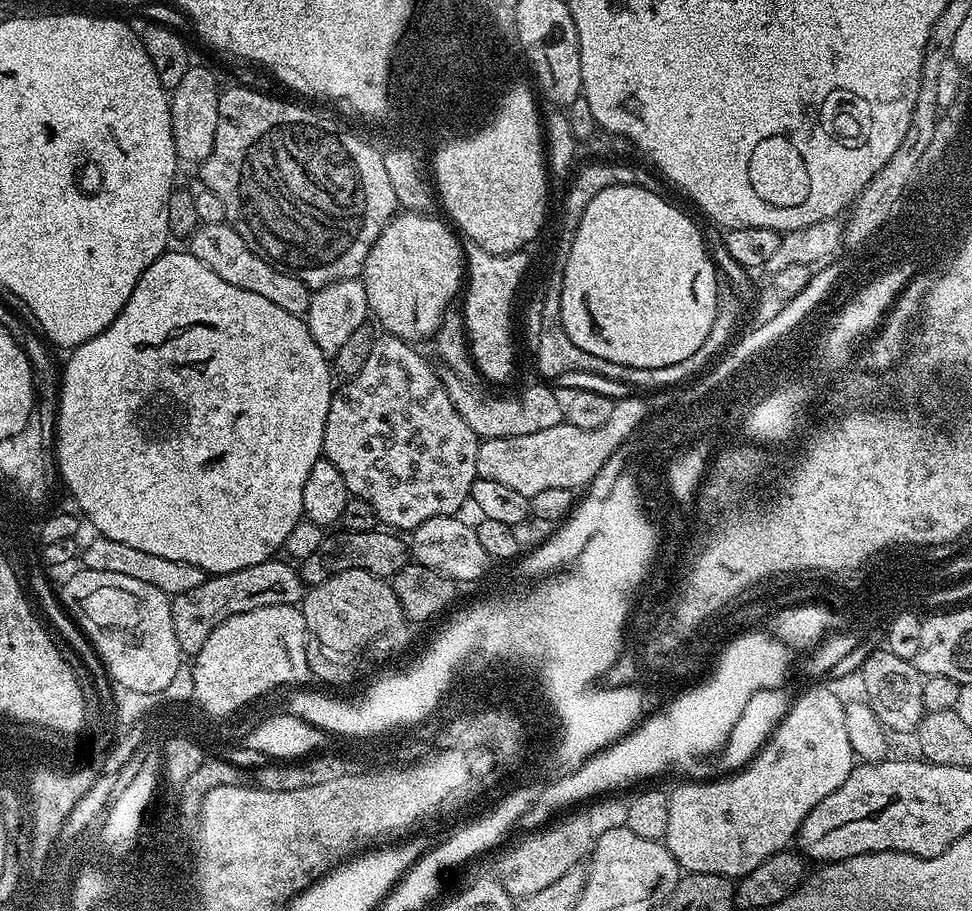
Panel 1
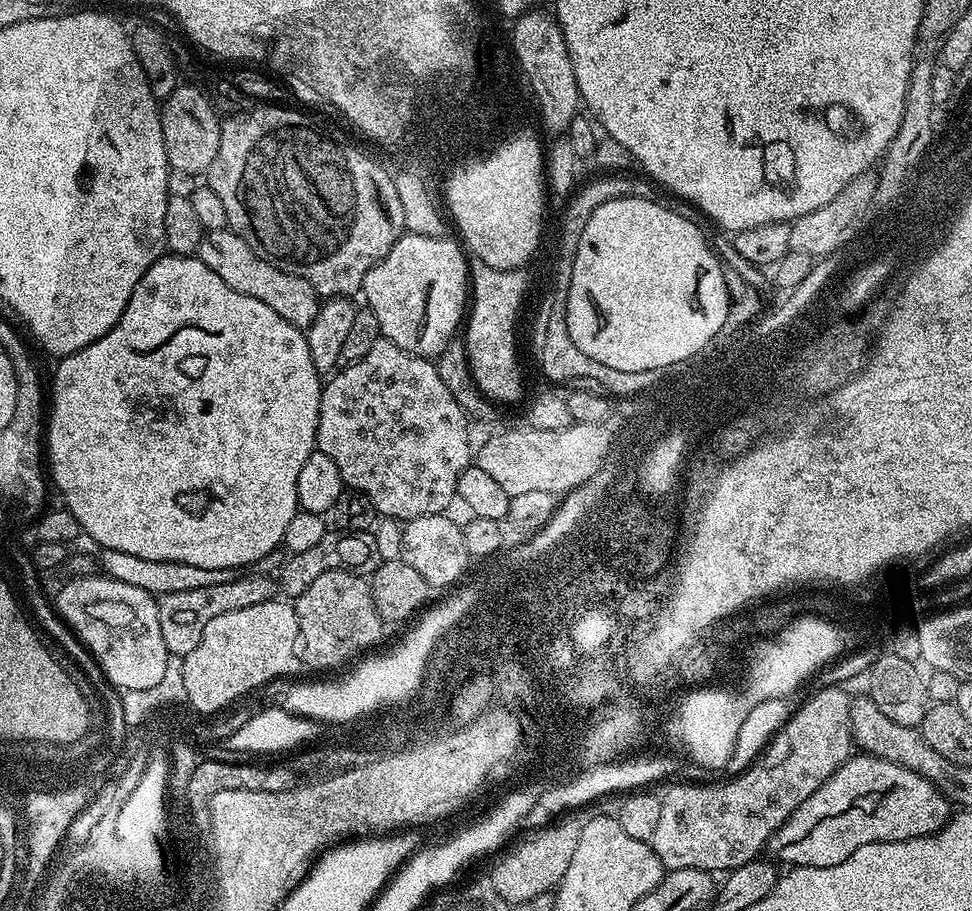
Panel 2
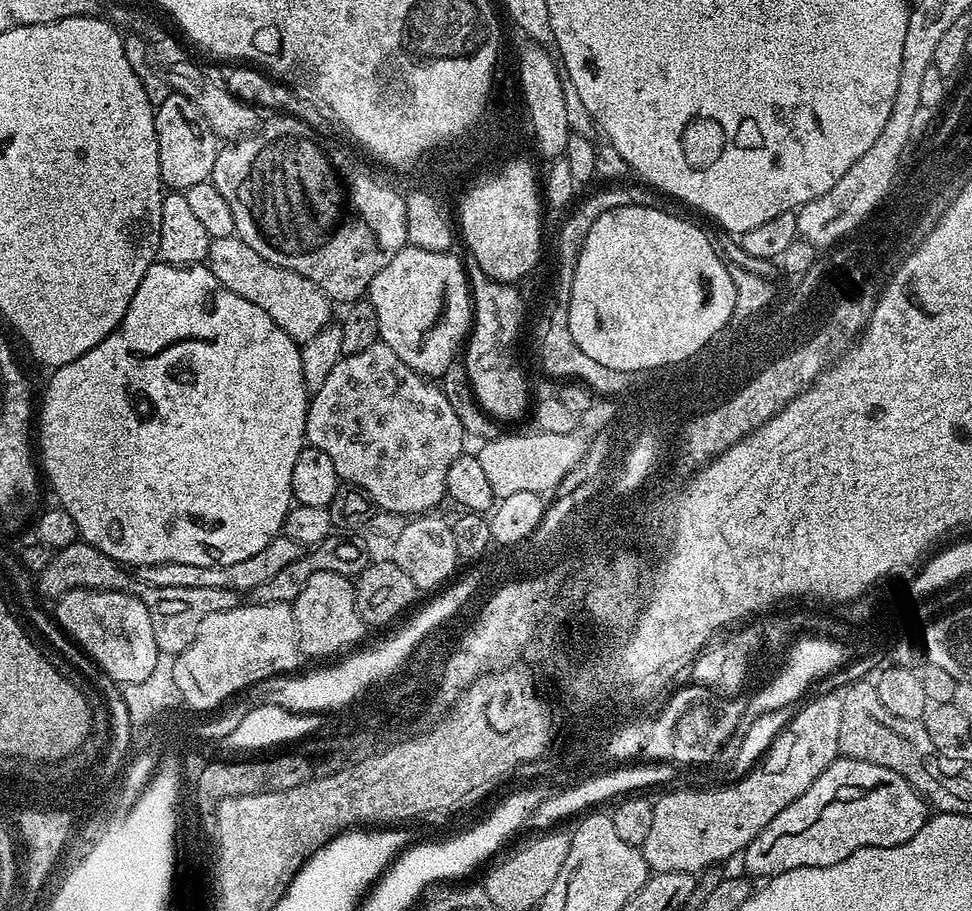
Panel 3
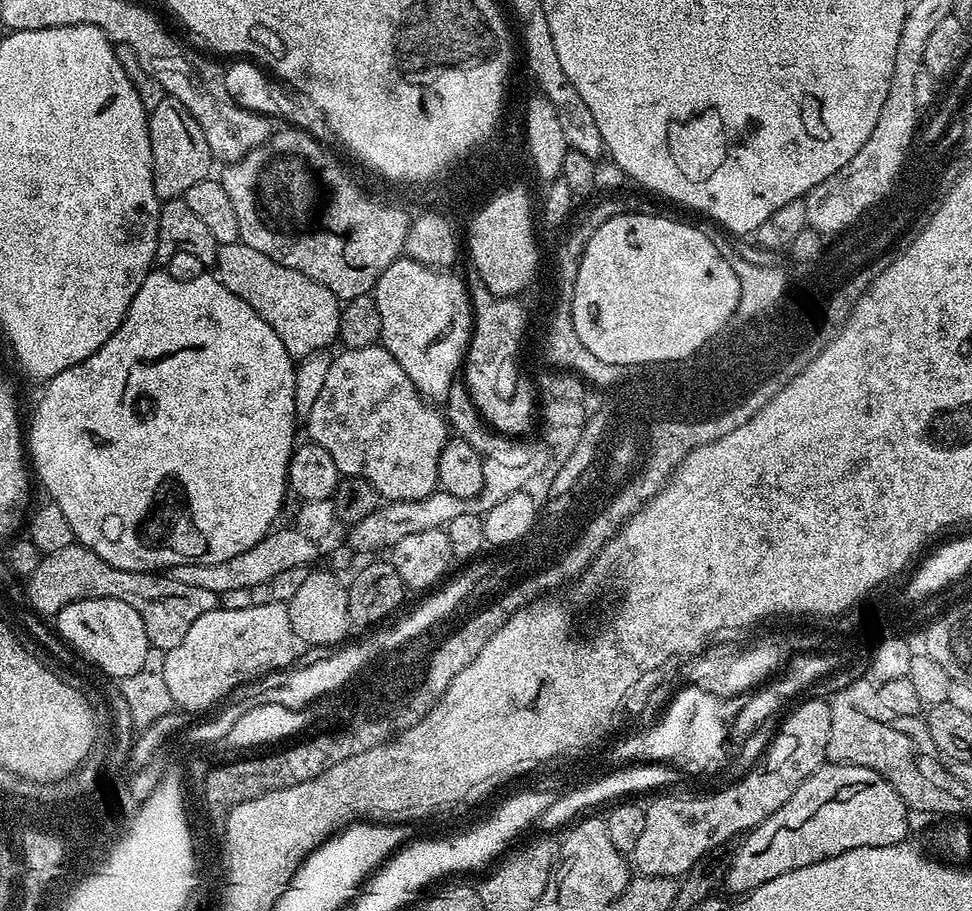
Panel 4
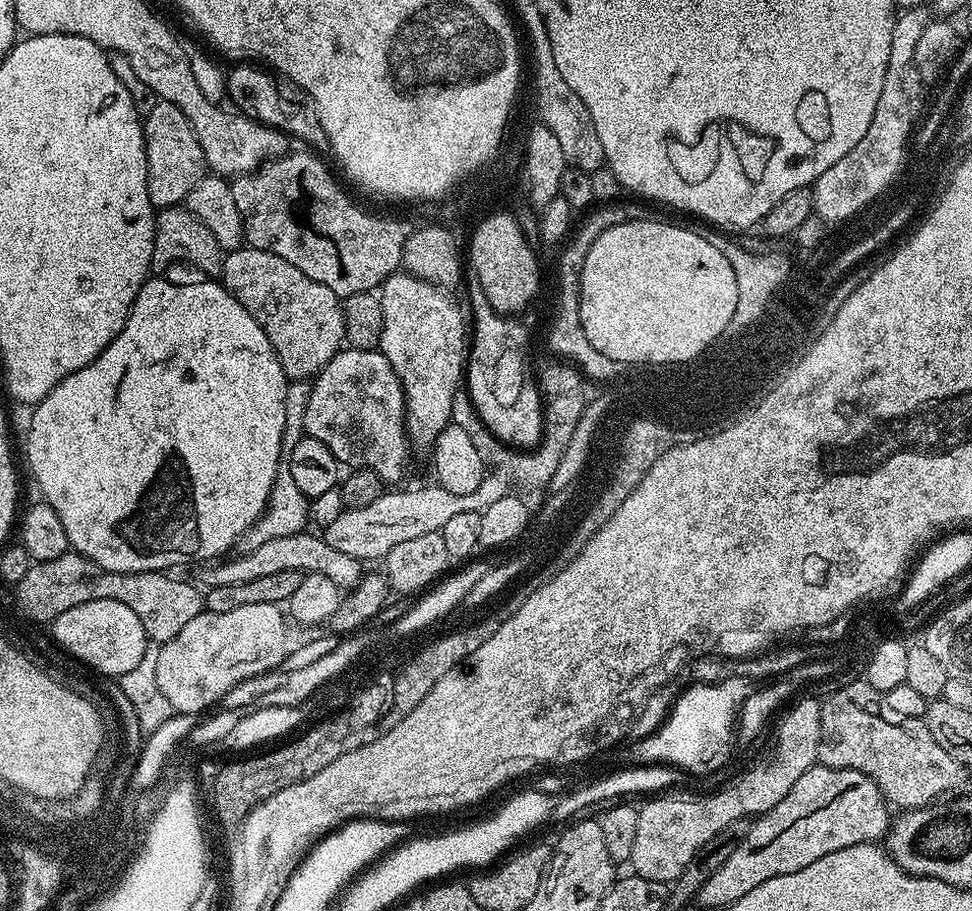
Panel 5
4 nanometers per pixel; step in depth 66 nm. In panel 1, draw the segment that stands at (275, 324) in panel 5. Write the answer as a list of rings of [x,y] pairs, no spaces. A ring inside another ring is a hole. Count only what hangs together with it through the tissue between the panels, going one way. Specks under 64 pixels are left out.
[[[201,224],[192,231],[186,240],[187,251],[191,252],[202,266],[210,266],[218,278],[226,278],[230,286],[242,286],[242,290],[251,290],[254,294],[274,302],[274,306],[282,306],[282,310],[290,310],[290,314],[304,316],[308,310],[313,293],[308,285],[294,274],[284,272],[268,260],[264,260],[232,228],[231,224]]]

